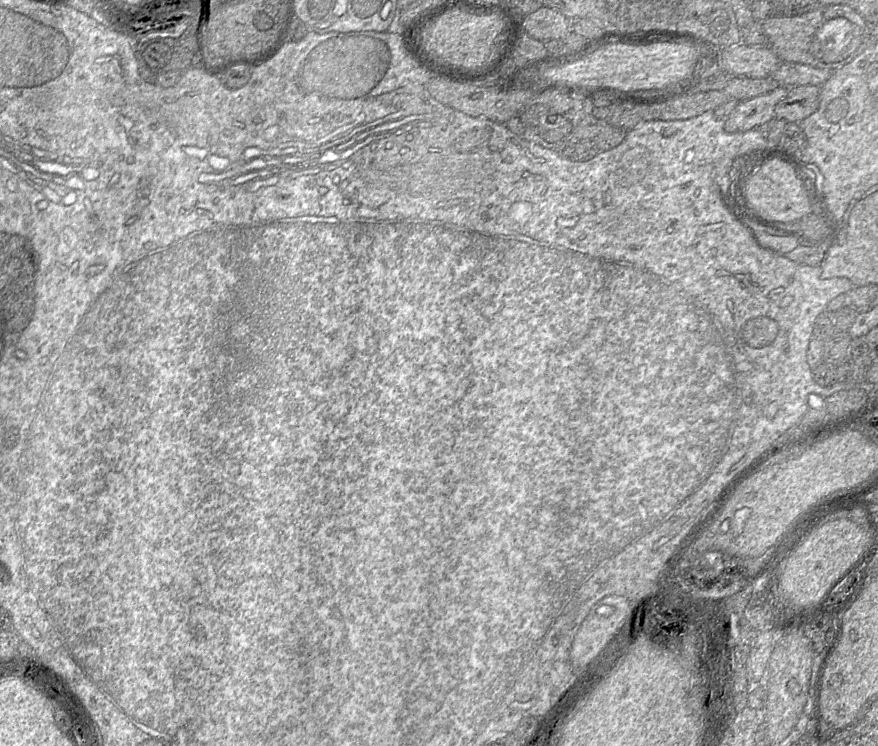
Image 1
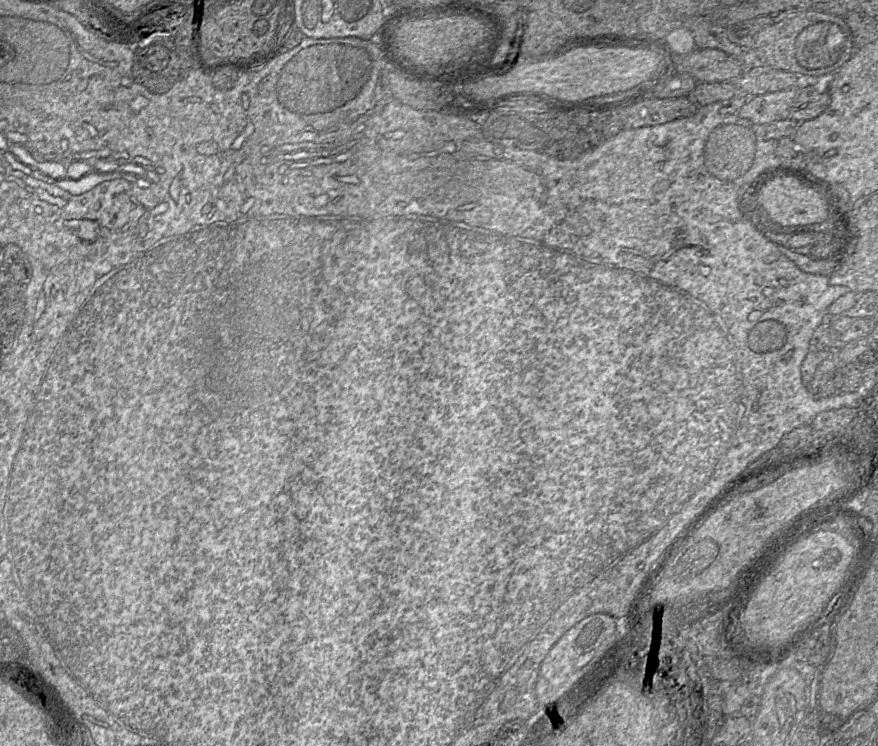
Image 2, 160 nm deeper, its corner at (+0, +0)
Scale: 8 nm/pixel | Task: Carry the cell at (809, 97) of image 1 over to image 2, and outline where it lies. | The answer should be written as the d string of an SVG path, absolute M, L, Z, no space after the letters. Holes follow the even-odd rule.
M807 86L798 91L789 112L789 119L803 122L820 115L829 105L830 95L822 86Z

